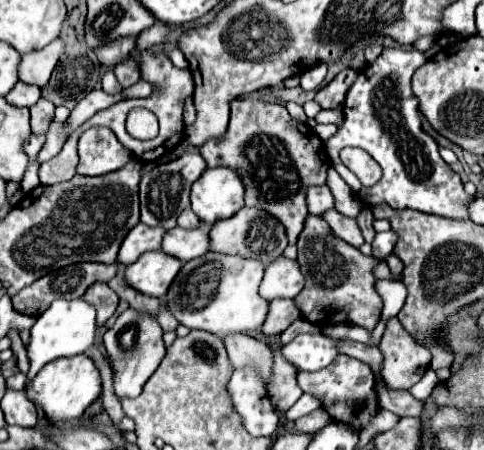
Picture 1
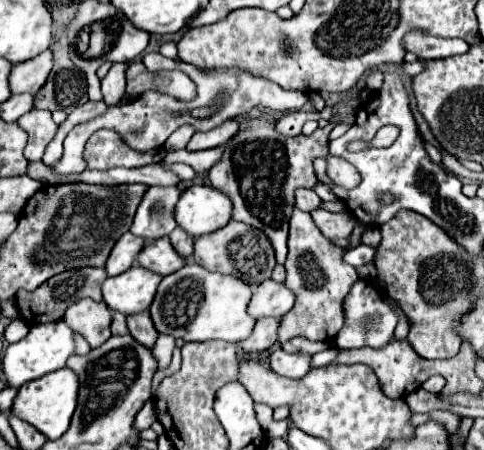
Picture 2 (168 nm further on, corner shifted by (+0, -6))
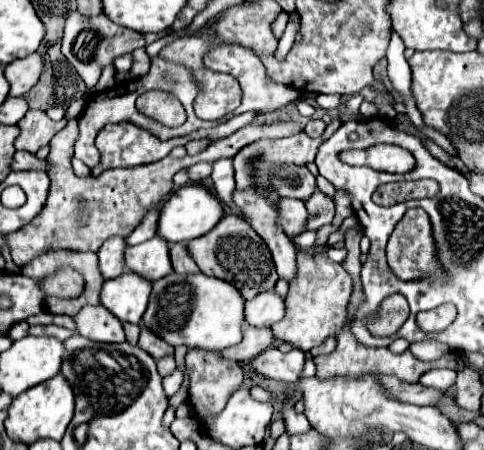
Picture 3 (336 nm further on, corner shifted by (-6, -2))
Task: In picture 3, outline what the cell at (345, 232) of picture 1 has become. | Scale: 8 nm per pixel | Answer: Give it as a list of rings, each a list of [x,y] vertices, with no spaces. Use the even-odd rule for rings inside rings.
[[[315,191],[315,195],[311,195],[305,201],[305,207],[309,211],[309,219],[307,219],[307,229],[319,229],[323,225],[333,223],[335,217],[335,203],[333,199],[329,199],[327,195],[323,195],[321,191]]]

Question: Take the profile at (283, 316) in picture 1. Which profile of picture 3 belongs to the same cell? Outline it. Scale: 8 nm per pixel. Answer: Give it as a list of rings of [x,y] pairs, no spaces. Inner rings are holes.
[[[245,327],[243,331],[243,341],[235,347],[223,349],[223,357],[227,359],[235,359],[235,361],[251,361],[255,359],[259,353],[263,353],[263,349],[273,347],[275,343],[275,335],[269,327]]]

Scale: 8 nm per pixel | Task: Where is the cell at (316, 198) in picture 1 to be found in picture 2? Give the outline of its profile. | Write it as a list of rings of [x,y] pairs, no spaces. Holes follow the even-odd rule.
[[[297,189],[295,191],[295,207],[301,211],[313,211],[317,205],[321,205],[321,199],[313,189]]]

